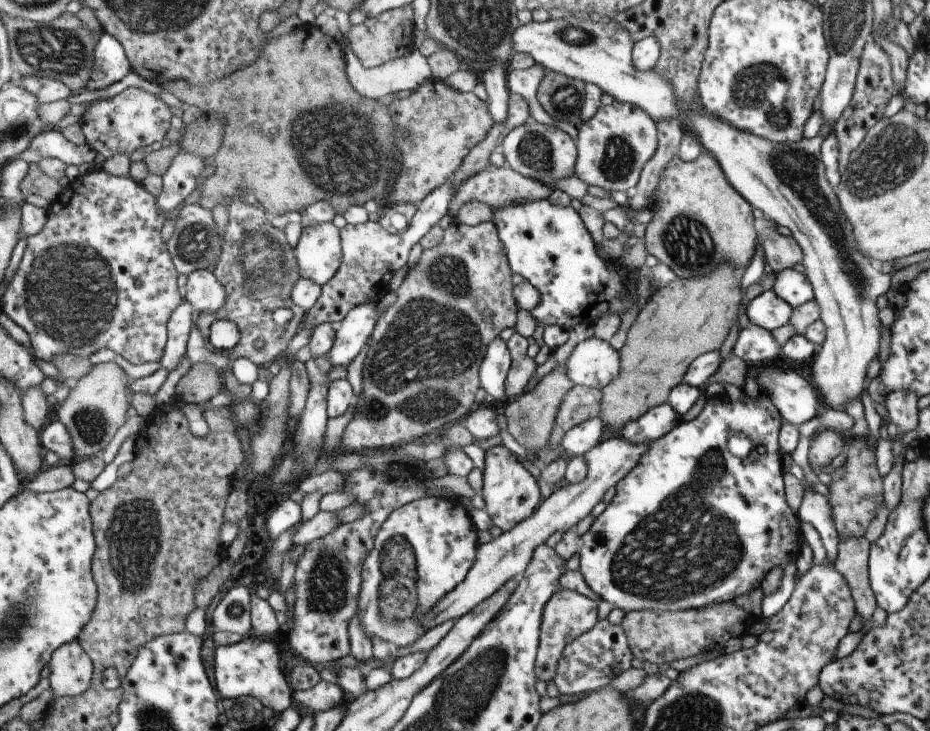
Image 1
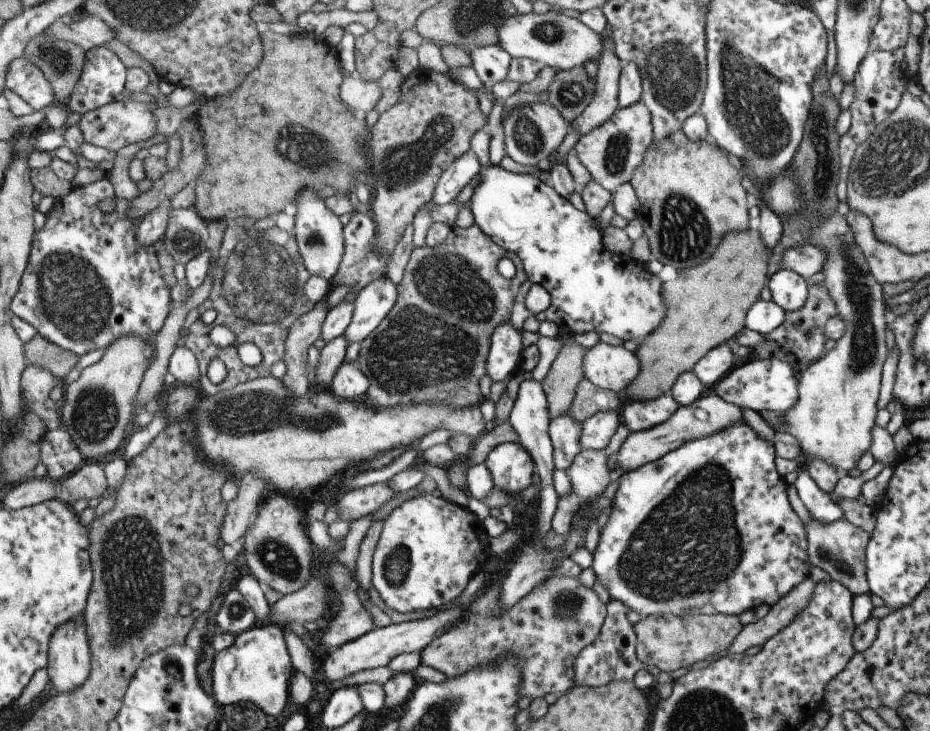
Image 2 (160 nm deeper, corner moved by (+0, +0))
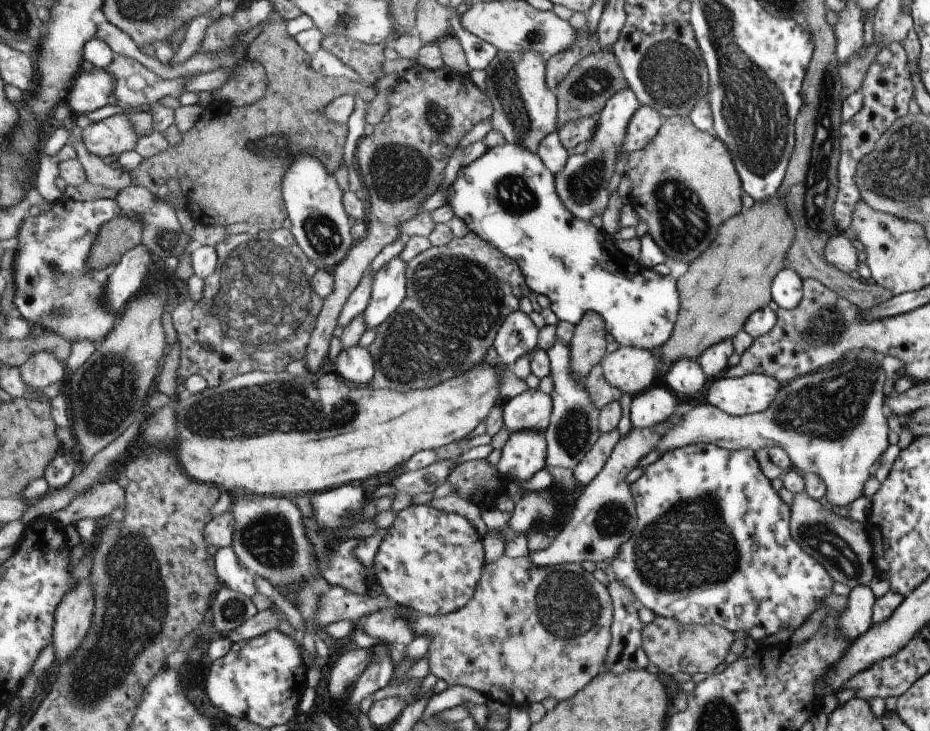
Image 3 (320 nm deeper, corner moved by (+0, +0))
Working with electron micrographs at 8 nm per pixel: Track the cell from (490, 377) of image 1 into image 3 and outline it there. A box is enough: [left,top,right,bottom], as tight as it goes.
[494,309,540,369]

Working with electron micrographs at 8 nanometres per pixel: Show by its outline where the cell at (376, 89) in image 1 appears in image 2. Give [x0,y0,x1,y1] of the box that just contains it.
[340,73,381,115]

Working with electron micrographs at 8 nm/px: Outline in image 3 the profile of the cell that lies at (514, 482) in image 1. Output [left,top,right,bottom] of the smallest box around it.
[496,430,548,480]

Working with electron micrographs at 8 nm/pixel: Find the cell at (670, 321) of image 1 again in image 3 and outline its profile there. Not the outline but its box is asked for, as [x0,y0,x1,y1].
[658,194,794,381]

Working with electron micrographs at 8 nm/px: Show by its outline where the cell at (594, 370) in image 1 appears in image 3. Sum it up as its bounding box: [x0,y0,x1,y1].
[599,346,660,394]

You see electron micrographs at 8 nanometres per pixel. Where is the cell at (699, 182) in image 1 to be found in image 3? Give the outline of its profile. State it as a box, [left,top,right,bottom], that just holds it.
[624,115,743,262]

